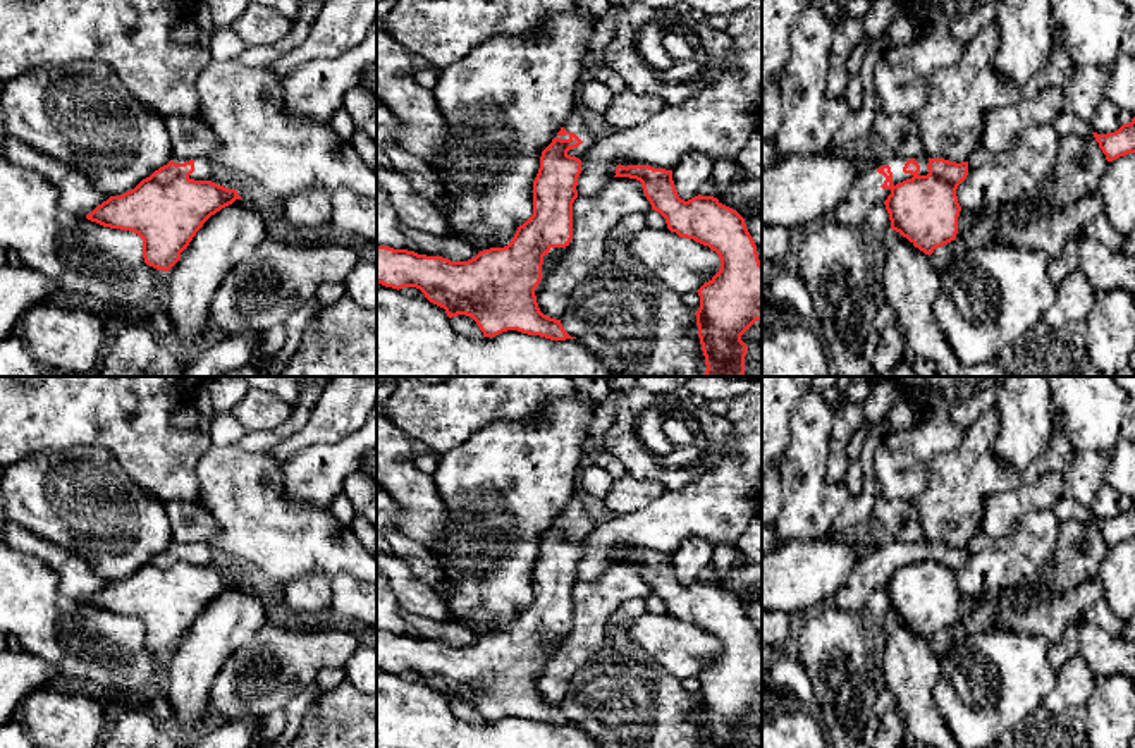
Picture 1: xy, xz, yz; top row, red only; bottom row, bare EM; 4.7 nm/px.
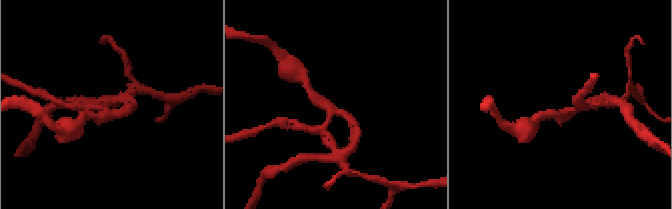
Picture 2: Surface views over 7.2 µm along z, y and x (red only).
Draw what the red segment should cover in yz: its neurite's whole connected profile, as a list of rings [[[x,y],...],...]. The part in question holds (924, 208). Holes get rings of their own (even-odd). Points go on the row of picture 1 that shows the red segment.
[[[886,155],[865,165],[846,198],[820,224],[863,229],[868,210],[884,203],[891,229],[925,254],[956,239],[961,206],[956,189],[968,175],[968,162]]]

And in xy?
[[[174,156],[134,189],[110,196],[86,218],[138,234],[144,263],[169,272],[212,215],[242,199],[236,189],[212,182],[212,172],[208,158]]]

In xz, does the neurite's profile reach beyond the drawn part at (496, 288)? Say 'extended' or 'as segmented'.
extended

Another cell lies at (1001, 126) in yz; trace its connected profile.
[[[1047,88],[1025,101],[989,110],[984,117],[982,146],[991,151],[1009,150],[1020,132],[1052,124],[1063,112],[1063,103],[1063,91]]]

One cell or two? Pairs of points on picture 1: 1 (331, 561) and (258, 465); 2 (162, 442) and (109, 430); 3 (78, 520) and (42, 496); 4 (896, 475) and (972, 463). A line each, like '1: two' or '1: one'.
1: one
2: one
3: one
4: two

